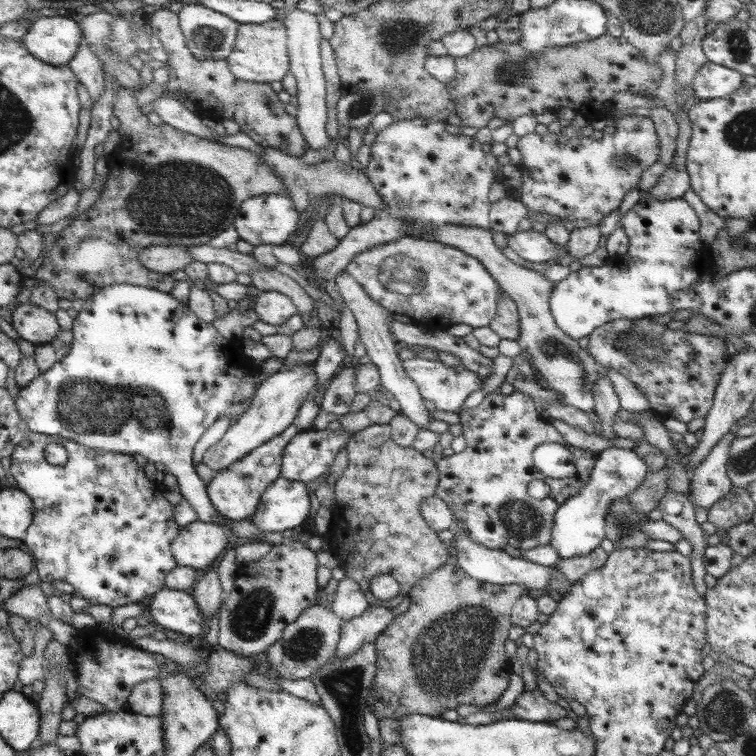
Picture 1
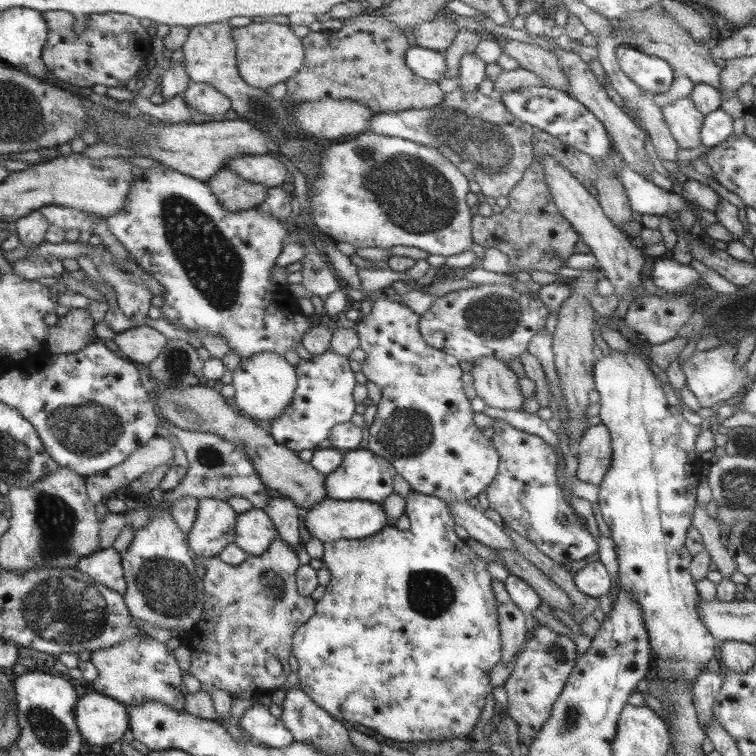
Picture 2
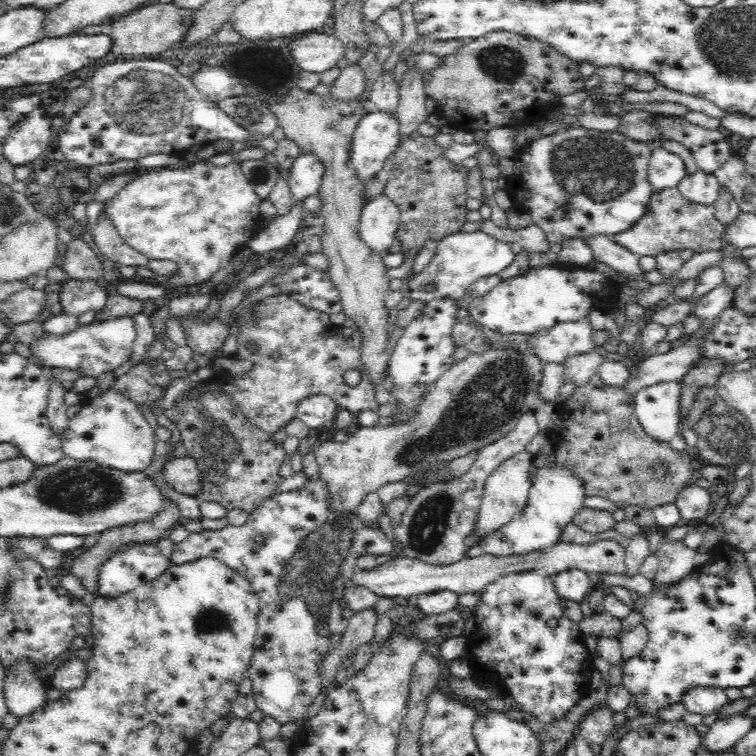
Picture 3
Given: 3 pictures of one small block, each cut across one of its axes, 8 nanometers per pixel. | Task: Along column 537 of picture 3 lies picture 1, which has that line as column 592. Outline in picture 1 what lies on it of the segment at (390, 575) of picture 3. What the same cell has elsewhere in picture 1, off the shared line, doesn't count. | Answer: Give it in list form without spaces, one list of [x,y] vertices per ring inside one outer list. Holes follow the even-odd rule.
[[[598,546],[584,556],[574,556],[572,558],[560,558],[557,562],[557,568],[562,571],[562,574],[573,585],[575,582],[580,582],[582,578],[585,578],[590,571],[596,570],[604,566],[604,563],[608,562],[609,554]]]

